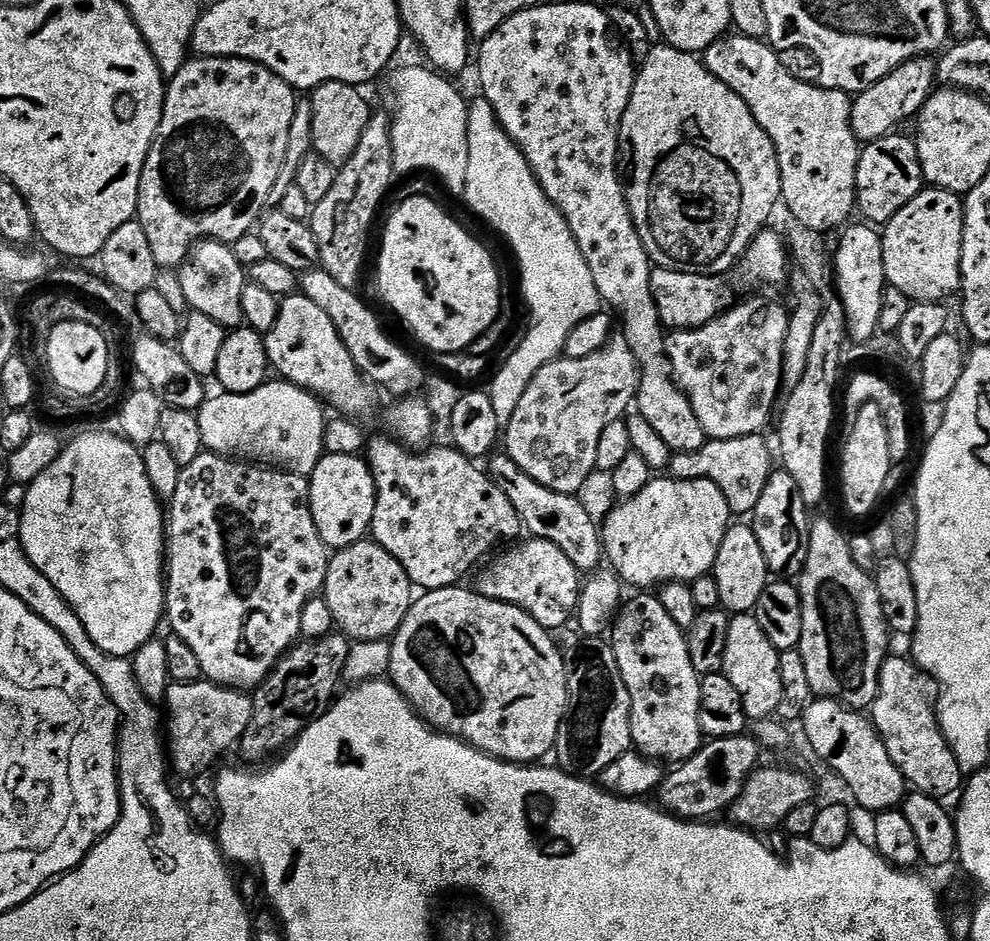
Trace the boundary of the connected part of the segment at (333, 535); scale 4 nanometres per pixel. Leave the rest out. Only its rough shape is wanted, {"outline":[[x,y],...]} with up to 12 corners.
{"outline":[[321,456],[308,477],[314,526],[330,550],[369,535],[367,459]]}

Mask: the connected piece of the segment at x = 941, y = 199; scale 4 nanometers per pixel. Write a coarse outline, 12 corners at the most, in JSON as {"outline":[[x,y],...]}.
{"outline":[[925,187],[883,225],[909,301],[960,292],[964,201]]}

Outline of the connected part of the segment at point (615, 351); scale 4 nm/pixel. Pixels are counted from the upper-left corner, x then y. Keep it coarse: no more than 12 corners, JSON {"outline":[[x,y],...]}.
{"outline":[[622,334],[534,374],[503,429],[534,482],[580,494],[633,407]]}

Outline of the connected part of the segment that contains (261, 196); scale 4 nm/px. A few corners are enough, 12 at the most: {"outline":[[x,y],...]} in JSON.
{"outline":[[233,56],[167,81],[136,218],[161,269],[253,231],[297,93]]}

